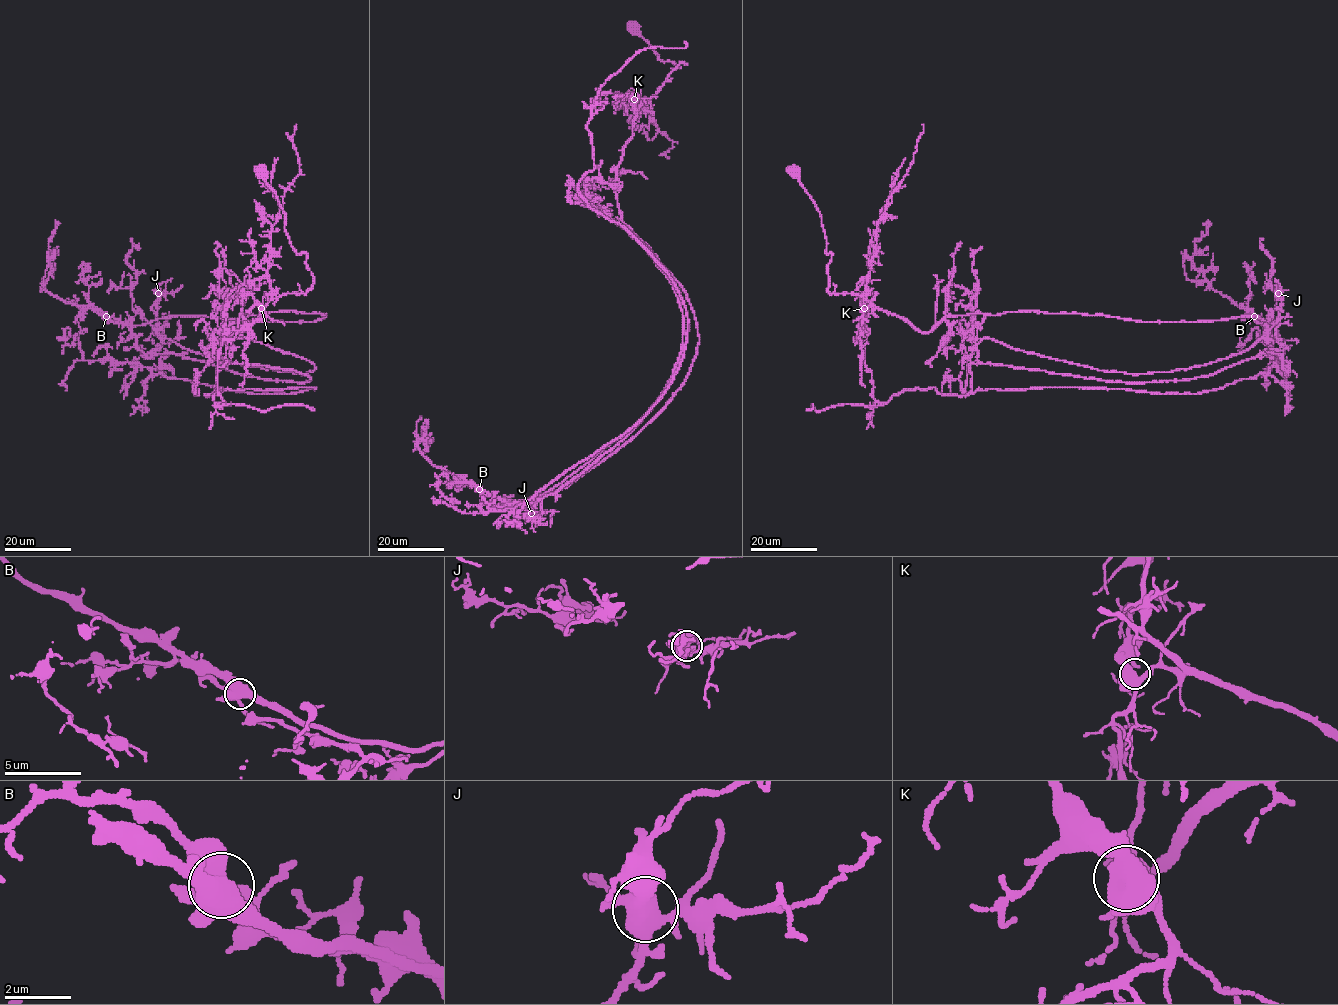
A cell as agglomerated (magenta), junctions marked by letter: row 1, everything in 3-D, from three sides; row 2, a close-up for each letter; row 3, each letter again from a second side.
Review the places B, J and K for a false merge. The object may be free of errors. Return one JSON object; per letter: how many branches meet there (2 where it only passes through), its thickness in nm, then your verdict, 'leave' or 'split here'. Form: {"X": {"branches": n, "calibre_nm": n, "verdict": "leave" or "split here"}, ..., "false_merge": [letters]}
{"B": {"branches": 6, "calibre_nm": 600, "verdict": "split here"}, "J": {"branches": 6, "calibre_nm": 500, "verdict": "leave"}, "K": {"branches": 5, "calibre_nm": 600, "verdict": "leave"}, "false_merge": ["B"]}

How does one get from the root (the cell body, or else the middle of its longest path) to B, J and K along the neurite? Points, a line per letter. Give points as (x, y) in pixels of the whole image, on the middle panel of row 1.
B: (635, 29), (686, 63), (638, 110), (614, 191), (684, 291), (697, 354), (568, 486), (479, 489)
J: (635, 29), (686, 63), (587, 206), (669, 277), (684, 348), (654, 405), (531, 513)
K: (635, 29), (658, 59), (679, 67), (686, 63), (680, 63), (637, 109), (634, 99)

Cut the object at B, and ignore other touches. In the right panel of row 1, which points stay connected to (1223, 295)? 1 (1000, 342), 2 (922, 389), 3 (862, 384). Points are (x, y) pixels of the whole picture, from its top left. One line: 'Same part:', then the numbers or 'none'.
Same part: 3

